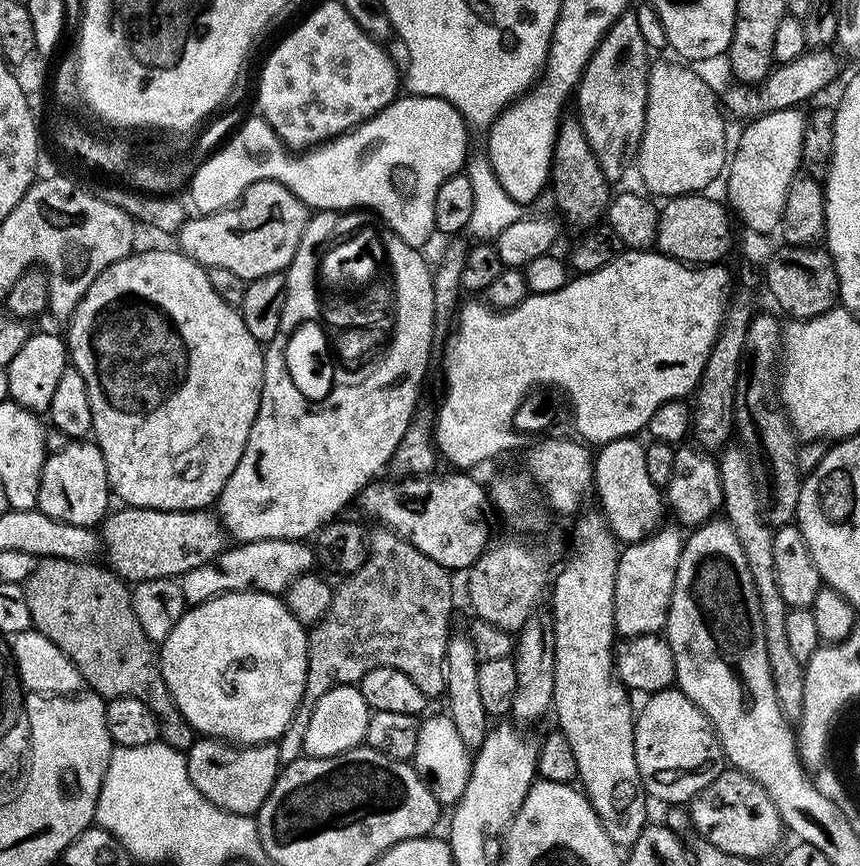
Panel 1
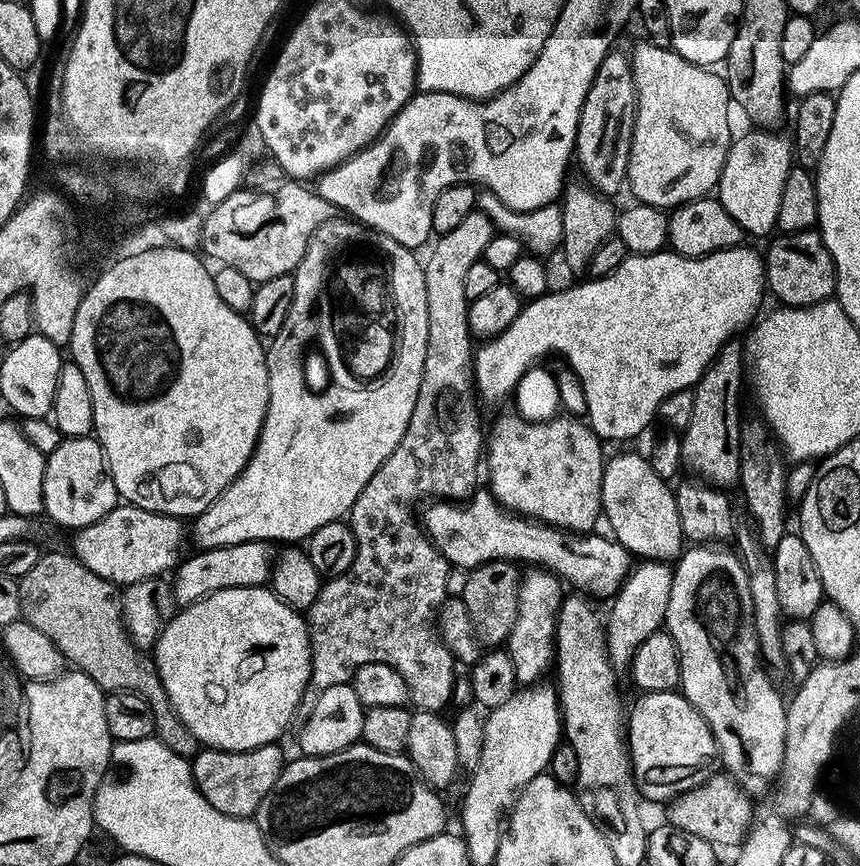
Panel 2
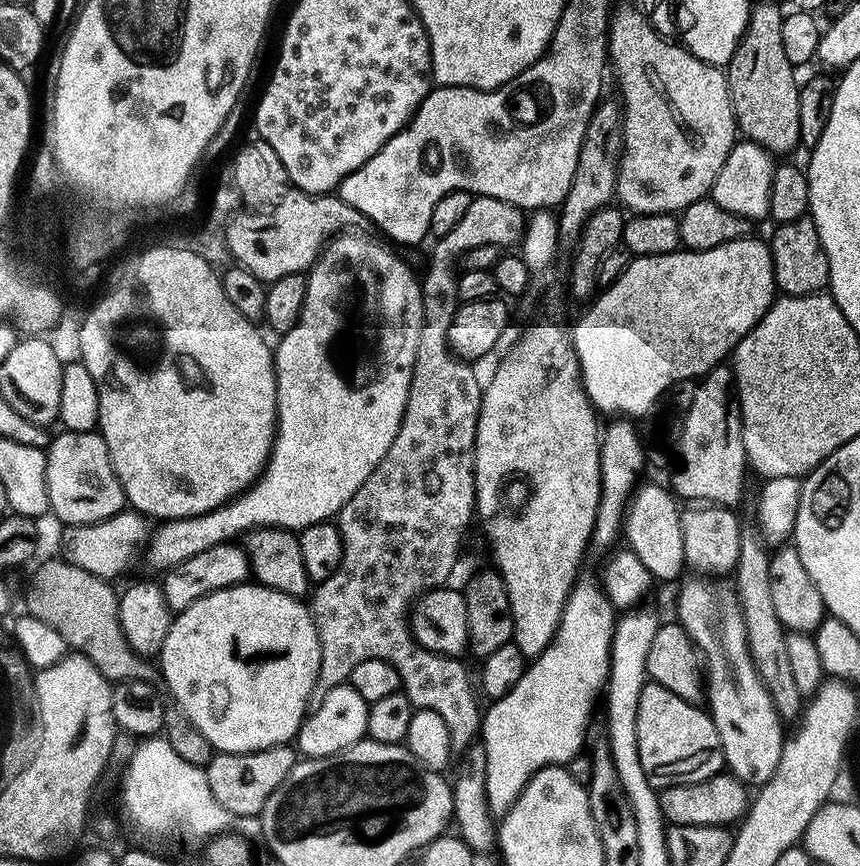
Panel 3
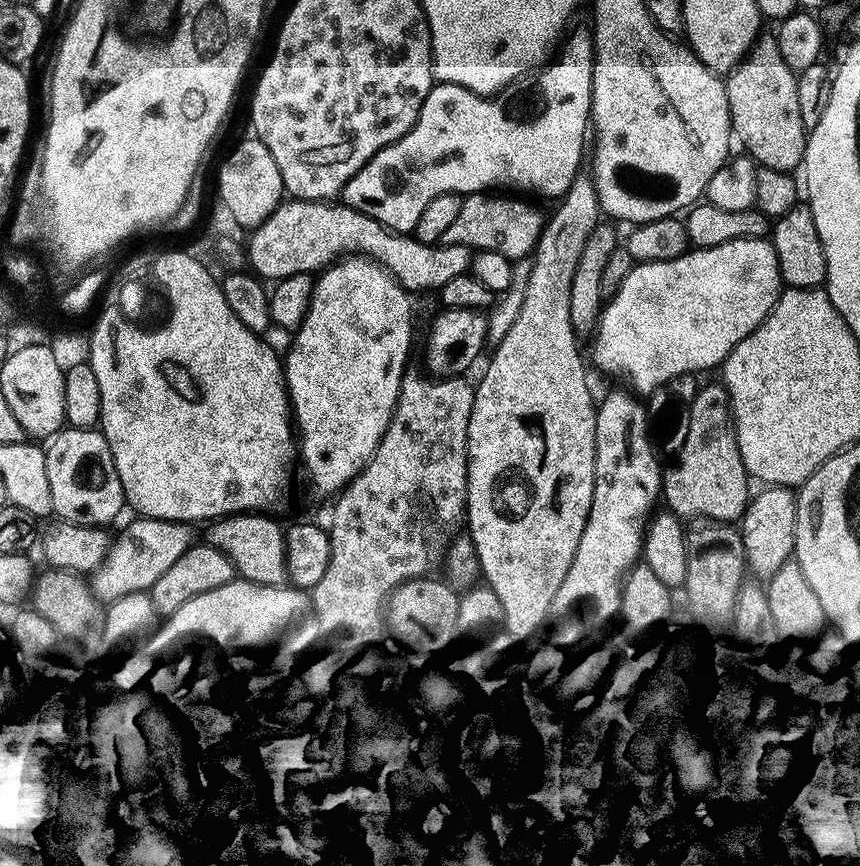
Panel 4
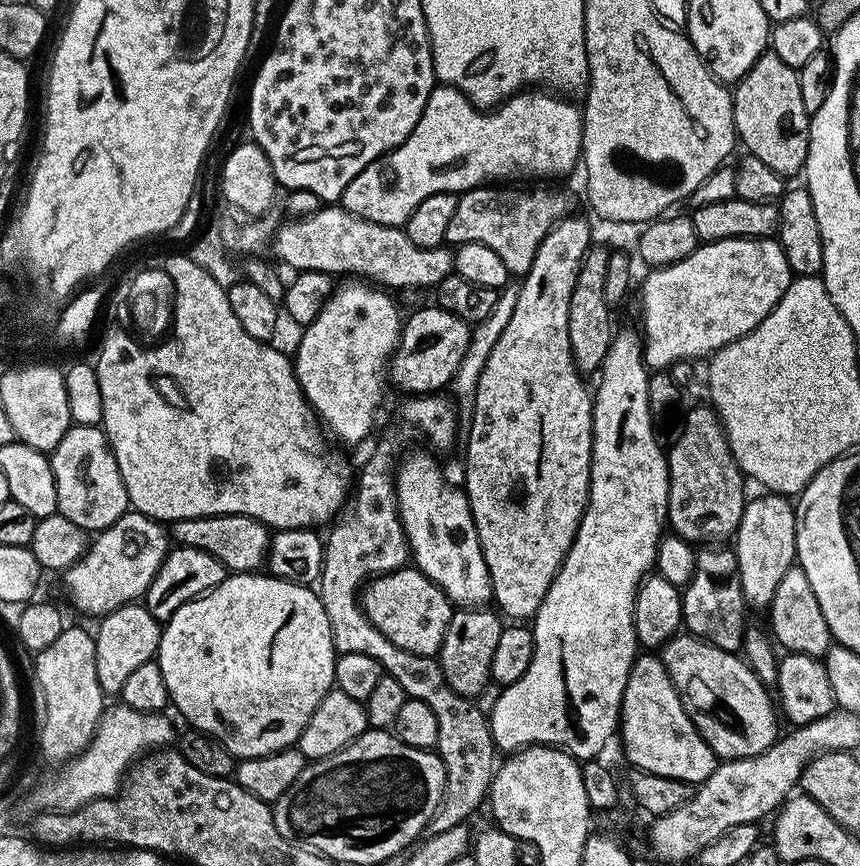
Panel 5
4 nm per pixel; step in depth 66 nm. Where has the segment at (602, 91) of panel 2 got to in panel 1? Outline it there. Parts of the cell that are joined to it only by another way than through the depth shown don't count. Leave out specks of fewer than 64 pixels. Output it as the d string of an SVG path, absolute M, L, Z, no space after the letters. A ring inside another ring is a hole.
M629 10L620 15L618 19L612 23L610 30L606 30L606 34L602 38L602 42L598 42L598 46L594 50L594 54L590 58L590 62L586 66L586 70L580 75L580 83L576 86L574 93L574 104L576 100L576 108L578 113L578 119L582 130L586 134L586 142L590 142L590 150L594 150L594 158L598 160L598 166L602 168L602 174L609 182L616 182L624 176L624 167L630 164L630 157L635 153L636 149L640 146L640 139L644 133L644 122L646 120L646 98L648 97L648 70L650 67L650 49L646 38L642 38L642 30L638 26L638 18L636 17L635 11Z

